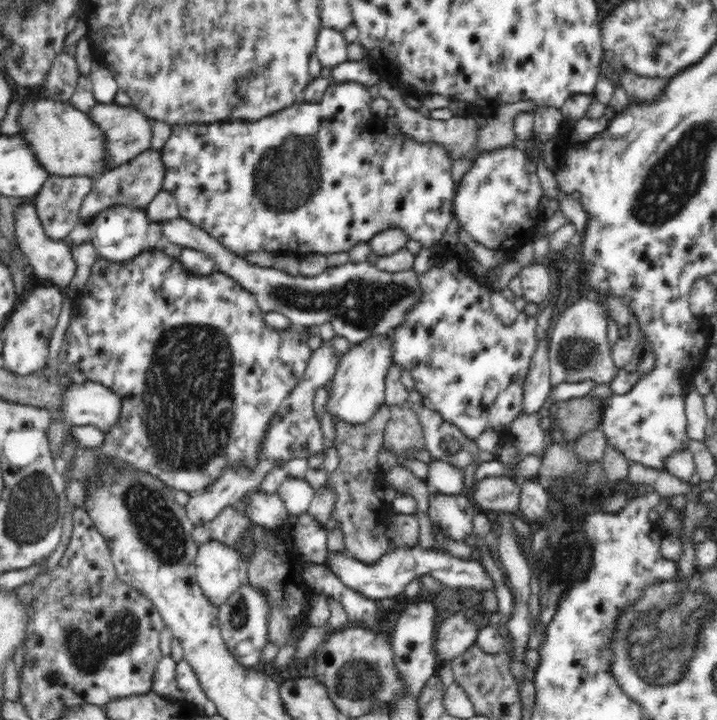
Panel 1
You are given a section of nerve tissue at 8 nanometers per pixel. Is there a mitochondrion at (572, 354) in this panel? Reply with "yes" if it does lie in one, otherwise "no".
yes

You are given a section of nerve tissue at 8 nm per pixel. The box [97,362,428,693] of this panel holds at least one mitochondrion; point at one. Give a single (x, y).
(156, 523)

